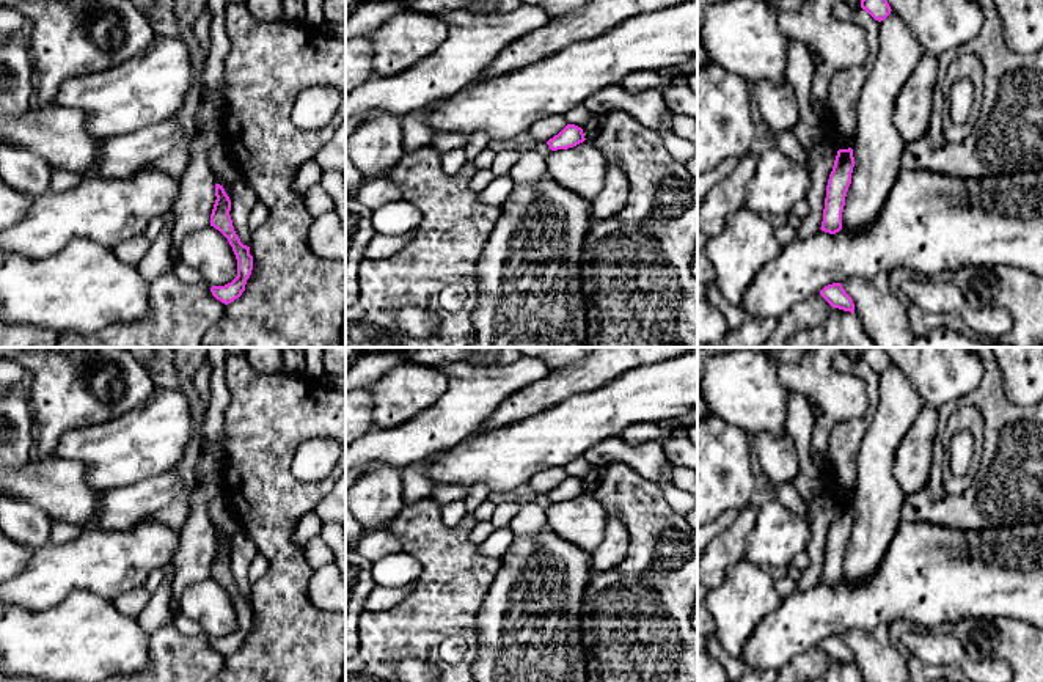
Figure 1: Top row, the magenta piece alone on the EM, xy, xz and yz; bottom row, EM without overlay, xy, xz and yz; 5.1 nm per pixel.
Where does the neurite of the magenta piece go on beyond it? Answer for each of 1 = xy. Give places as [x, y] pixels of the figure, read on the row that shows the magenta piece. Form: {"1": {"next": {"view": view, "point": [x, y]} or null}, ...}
{"1": {"next": null}}

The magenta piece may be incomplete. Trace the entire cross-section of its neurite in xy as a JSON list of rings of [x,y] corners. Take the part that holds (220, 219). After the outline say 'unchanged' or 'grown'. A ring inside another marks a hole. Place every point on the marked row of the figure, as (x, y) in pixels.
[[[215,184],[215,204],[210,214],[210,226],[218,229],[232,247],[237,259],[237,277],[225,286],[212,286],[212,295],[221,303],[228,305],[239,299],[245,291],[247,280],[253,270],[253,256],[250,255],[250,247],[243,245],[234,231],[232,220],[229,215],[231,200],[226,195],[223,185]]]; unchanged

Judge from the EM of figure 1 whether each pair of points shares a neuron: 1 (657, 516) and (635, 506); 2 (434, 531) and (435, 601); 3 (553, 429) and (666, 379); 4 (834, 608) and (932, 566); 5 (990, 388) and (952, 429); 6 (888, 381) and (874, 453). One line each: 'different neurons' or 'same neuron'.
1: same neuron
2: same neuron
3: same neuron
4: same neuron
5: different neurons
6: same neuron

